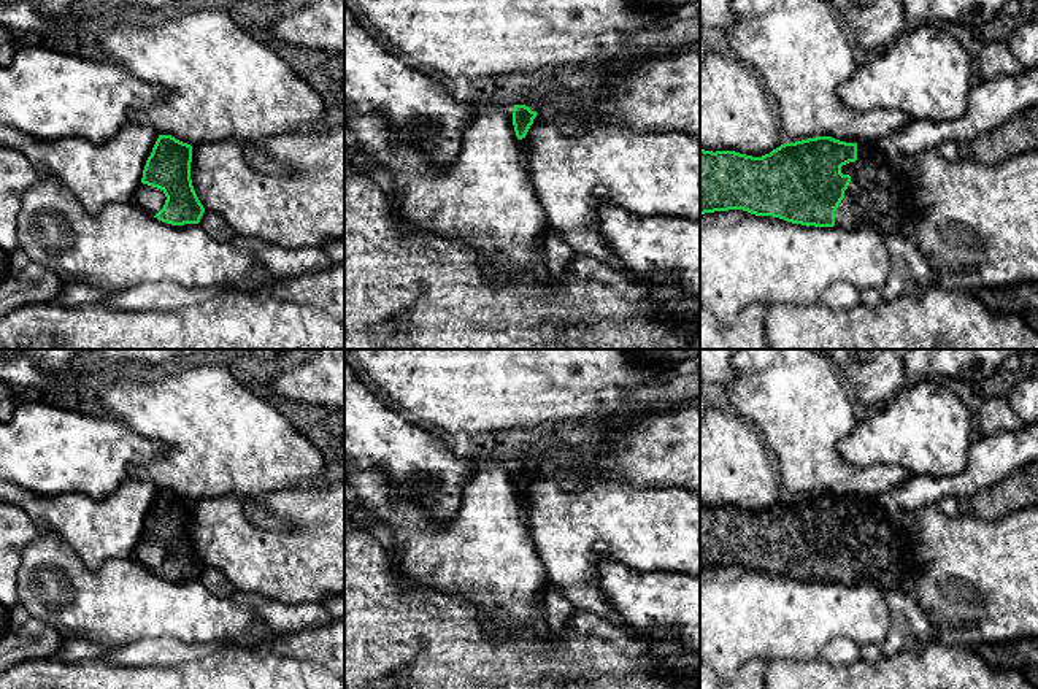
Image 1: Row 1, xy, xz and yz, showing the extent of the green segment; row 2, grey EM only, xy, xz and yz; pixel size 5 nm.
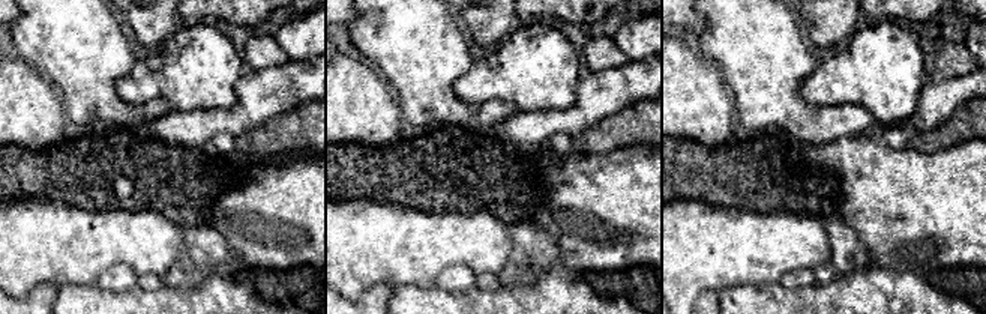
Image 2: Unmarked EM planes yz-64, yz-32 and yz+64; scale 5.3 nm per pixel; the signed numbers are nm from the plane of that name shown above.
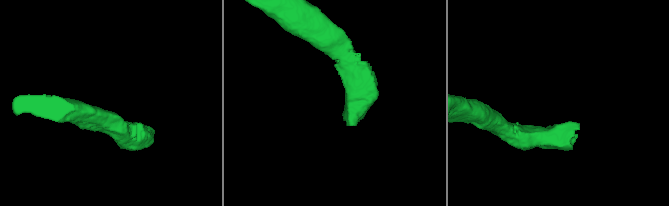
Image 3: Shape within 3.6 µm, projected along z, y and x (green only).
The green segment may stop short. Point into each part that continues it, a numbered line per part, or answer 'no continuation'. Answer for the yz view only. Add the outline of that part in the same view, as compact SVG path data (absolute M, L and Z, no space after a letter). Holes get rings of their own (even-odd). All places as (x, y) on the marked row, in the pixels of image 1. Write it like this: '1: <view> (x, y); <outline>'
1: yz (978, 224); M857 143L857 160L843 165L841 173L849 175L851 183L835 211L835 225L870 225L884 237L906 237L930 257L941 287L975 294L982 287L1038 283L1038 151L984 165L967 159L949 162L936 148L905 157L886 146Z

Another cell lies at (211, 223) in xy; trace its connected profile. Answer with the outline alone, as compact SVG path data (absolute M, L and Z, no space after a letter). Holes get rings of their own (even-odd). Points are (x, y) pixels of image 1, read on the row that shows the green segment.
M205 211L200 222L202 229L213 238L232 243L238 235L219 214Z

